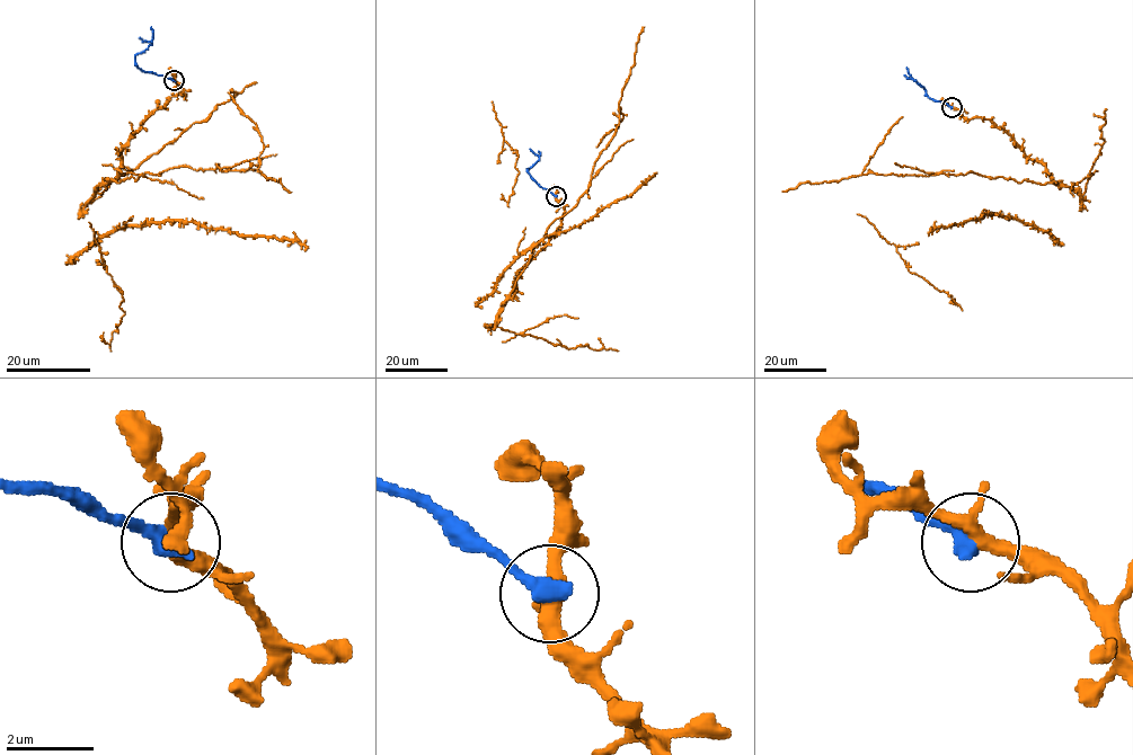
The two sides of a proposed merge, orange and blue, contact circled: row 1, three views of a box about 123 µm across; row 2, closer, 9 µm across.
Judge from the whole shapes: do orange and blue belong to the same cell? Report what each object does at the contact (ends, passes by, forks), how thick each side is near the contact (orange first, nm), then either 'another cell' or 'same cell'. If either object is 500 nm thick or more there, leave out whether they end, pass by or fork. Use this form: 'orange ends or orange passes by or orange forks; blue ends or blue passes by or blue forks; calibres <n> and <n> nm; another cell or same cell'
orange forks; blue ends; calibres 300 and 440 nm; another cell

